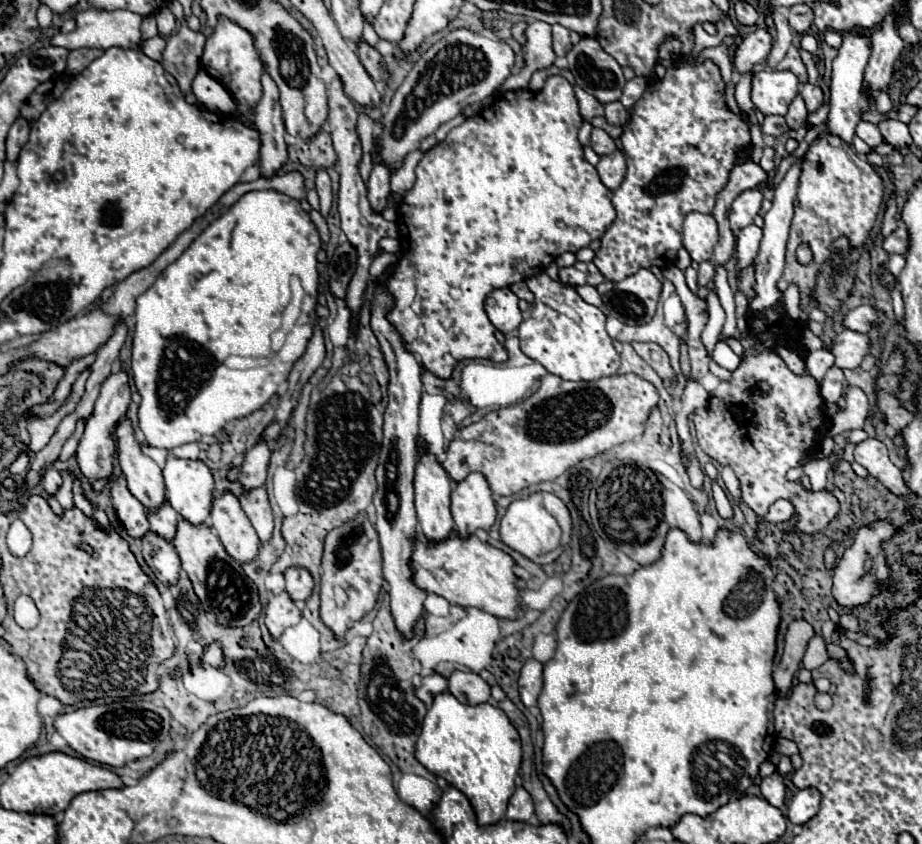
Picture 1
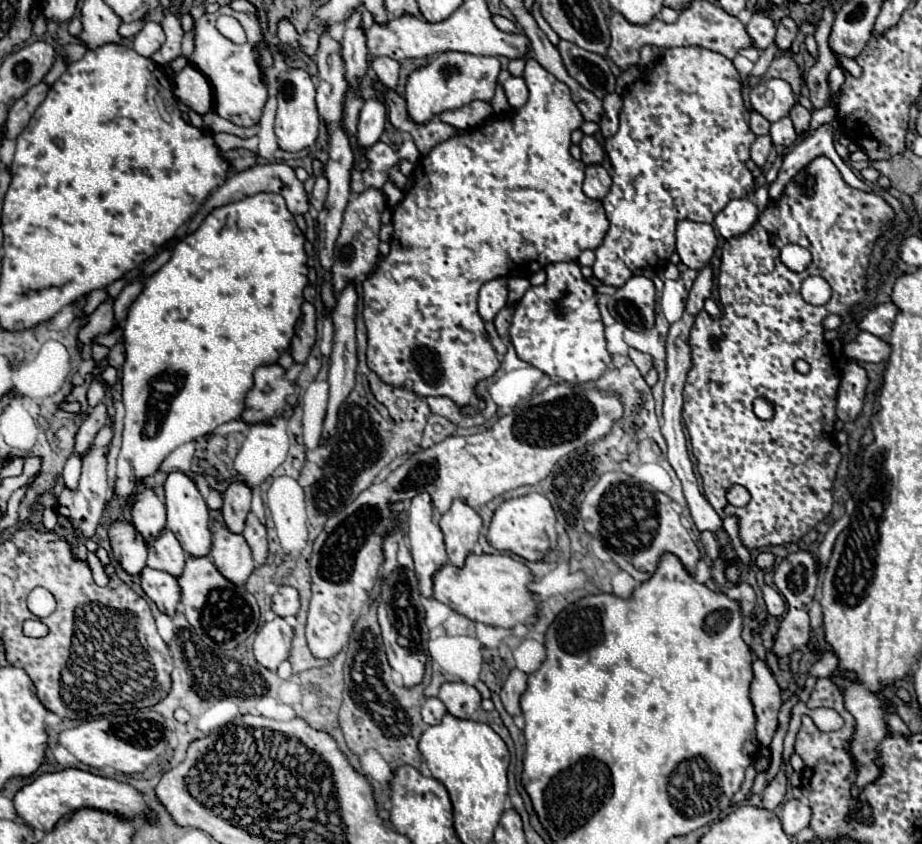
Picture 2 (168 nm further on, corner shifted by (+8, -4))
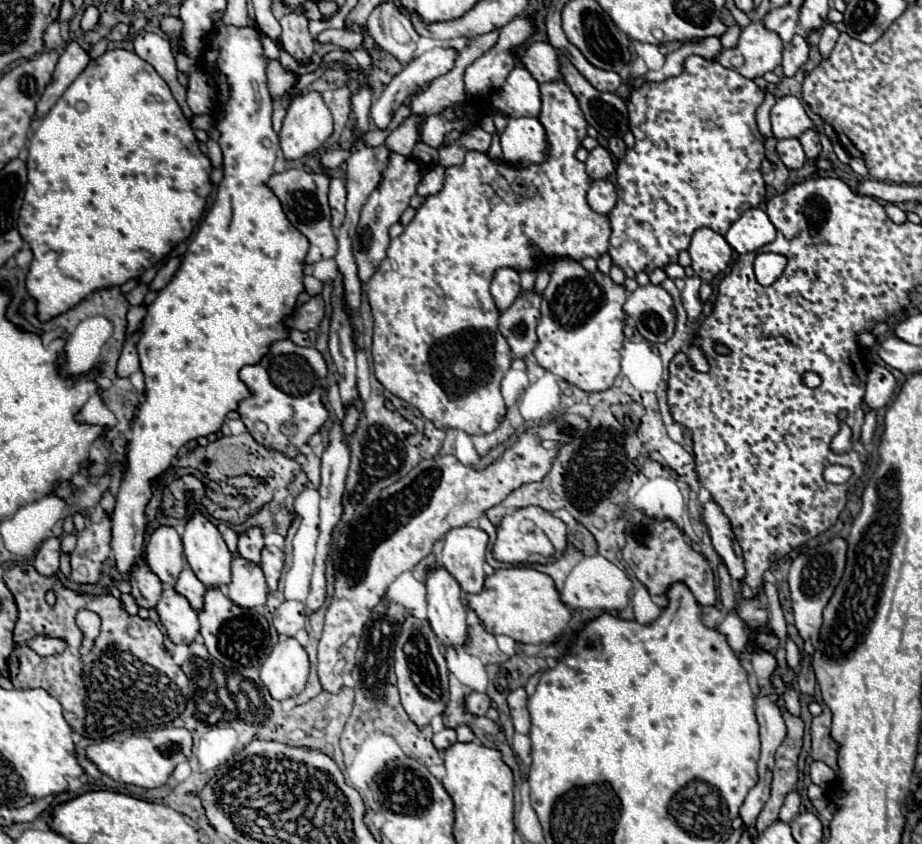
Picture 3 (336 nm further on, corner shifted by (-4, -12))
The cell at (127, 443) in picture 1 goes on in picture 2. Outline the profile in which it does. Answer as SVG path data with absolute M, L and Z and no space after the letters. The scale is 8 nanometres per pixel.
M138 485L136 489L136 503L132 505L132 523L136 531L144 537L146 545L152 545L166 529L166 507L158 499L158 495L144 485Z

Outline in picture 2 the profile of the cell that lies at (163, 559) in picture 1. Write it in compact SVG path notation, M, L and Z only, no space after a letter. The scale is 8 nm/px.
M146 567L140 577L142 577L142 589L148 595L148 599L154 601L156 607L168 617L176 615L176 609L180 603L178 579L172 577L170 573L156 571L150 567Z

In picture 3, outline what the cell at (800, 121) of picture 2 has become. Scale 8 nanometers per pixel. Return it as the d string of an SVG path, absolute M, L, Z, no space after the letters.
M808 129L808 131L804 131L804 133L802 133L798 139L800 139L802 147L804 147L806 157L816 159L816 157L820 155L820 137L818 137L816 129Z

